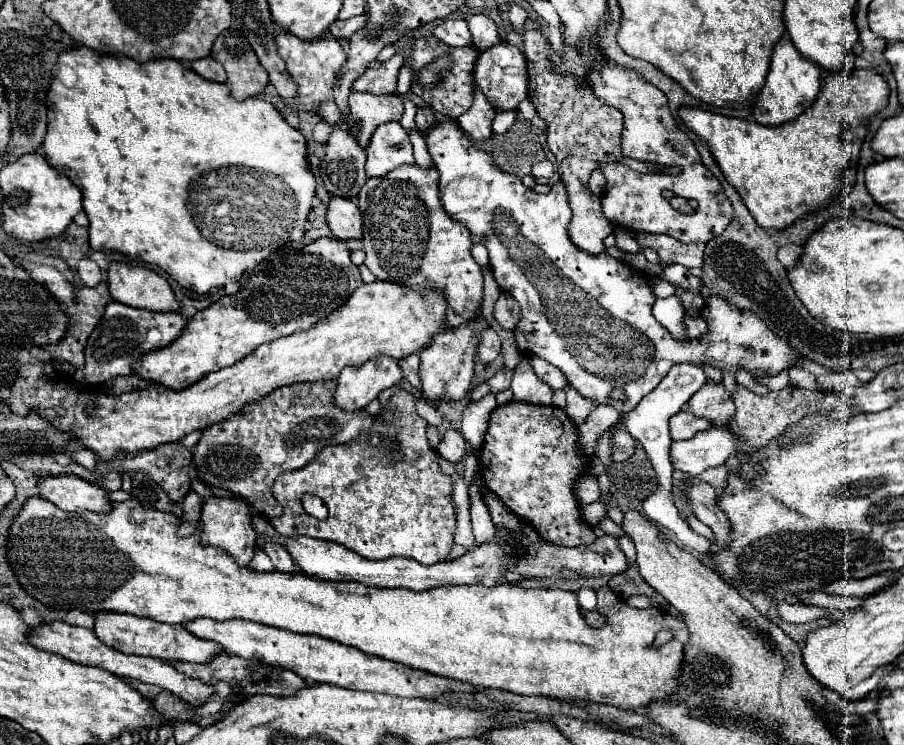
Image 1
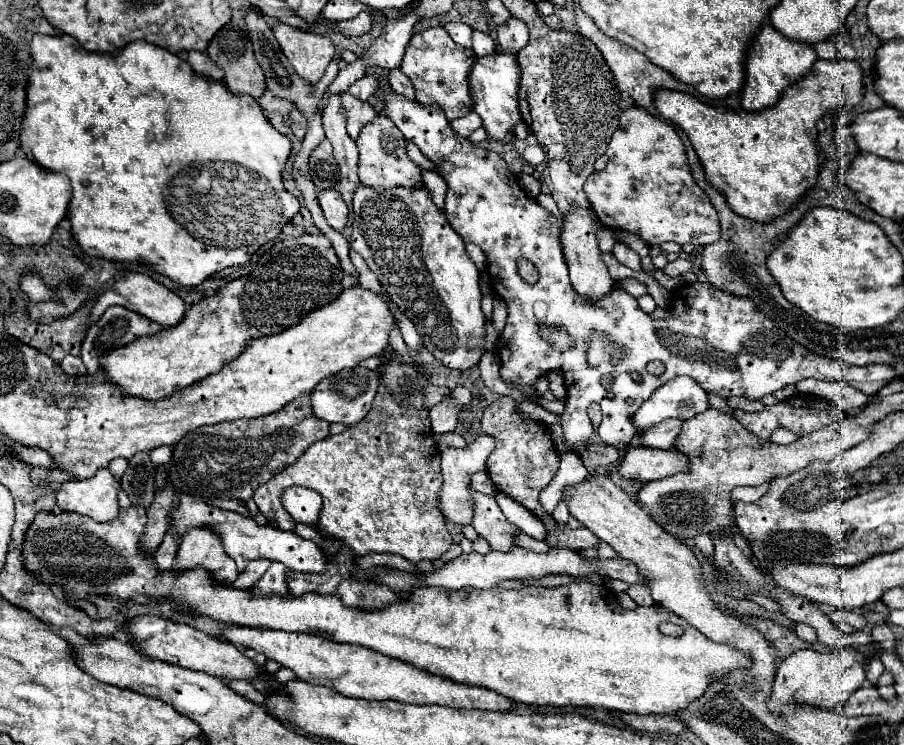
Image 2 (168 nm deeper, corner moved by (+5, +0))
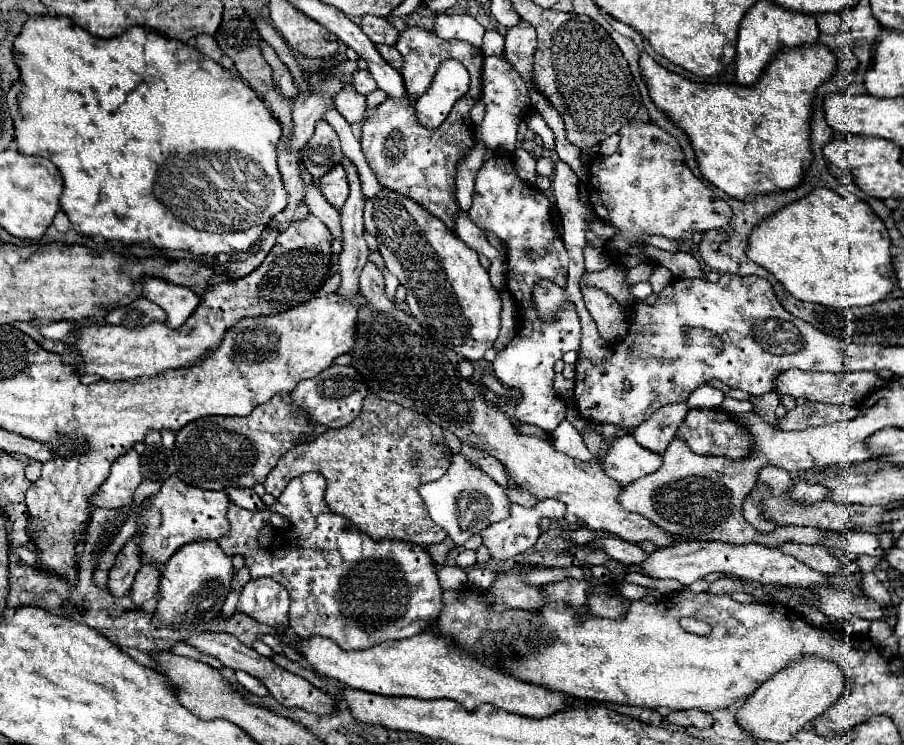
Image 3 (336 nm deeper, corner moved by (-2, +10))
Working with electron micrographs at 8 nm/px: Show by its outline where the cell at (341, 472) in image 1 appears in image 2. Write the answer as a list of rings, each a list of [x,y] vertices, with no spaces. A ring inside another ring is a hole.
[[[380,386],[372,402],[372,410],[356,426],[338,436],[328,436],[312,444],[296,464],[288,466],[284,472],[276,474],[256,490],[254,502],[258,504],[264,518],[268,522],[274,522],[280,530],[292,532],[294,520],[284,510],[280,500],[282,492],[288,486],[306,486],[322,496],[324,506],[318,522],[320,532],[344,542],[356,556],[366,556],[370,552],[388,552],[398,554],[416,564],[420,560],[438,560],[452,546],[448,524],[438,510],[442,472],[440,472],[440,452],[432,440],[428,410],[402,406],[386,386]]]

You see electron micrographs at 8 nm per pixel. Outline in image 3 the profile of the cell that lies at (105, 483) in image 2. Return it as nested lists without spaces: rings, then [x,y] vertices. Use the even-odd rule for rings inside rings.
[[[131,448],[123,454],[115,464],[111,464],[109,478],[101,484],[101,488],[91,496],[93,506],[101,508],[125,508],[133,504],[133,492],[143,482],[141,474],[141,458]]]

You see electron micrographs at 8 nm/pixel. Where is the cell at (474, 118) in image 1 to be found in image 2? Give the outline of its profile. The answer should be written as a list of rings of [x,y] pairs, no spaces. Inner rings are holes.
[[[472,110],[470,114],[466,114],[466,116],[462,116],[462,118],[456,118],[456,120],[452,122],[452,128],[456,130],[456,134],[462,134],[464,138],[468,138],[476,128],[480,128],[480,118],[478,118],[478,114]]]

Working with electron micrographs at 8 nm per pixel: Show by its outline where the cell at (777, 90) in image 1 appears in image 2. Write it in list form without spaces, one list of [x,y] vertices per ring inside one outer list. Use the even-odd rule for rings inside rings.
[[[772,24],[762,26],[752,48],[748,50],[746,86],[742,92],[744,110],[756,112],[756,110],[772,108],[780,100],[780,96],[792,86],[792,82],[802,80],[810,72],[810,68],[814,66],[816,60],[818,60],[818,56],[816,56],[816,50],[812,46],[784,38],[784,34],[776,32],[772,28]]]

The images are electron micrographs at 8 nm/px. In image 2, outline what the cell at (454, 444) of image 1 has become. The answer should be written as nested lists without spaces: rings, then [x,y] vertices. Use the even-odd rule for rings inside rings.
[[[480,434],[474,442],[466,444],[464,448],[444,448],[442,450],[442,474],[444,474],[444,486],[440,490],[440,512],[456,526],[472,524],[472,500],[468,498],[468,486],[470,486],[470,474],[486,470],[488,454],[492,452],[492,438],[486,434]]]

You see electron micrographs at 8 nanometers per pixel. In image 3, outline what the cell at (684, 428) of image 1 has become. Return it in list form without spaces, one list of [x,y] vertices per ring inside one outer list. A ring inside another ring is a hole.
[[[667,404],[663,408],[659,408],[657,412],[653,412],[643,424],[639,424],[635,428],[635,440],[639,444],[643,444],[643,448],[663,454],[665,448],[669,446],[669,442],[675,438],[677,428],[681,426],[681,422],[685,420],[687,414],[687,404]]]

